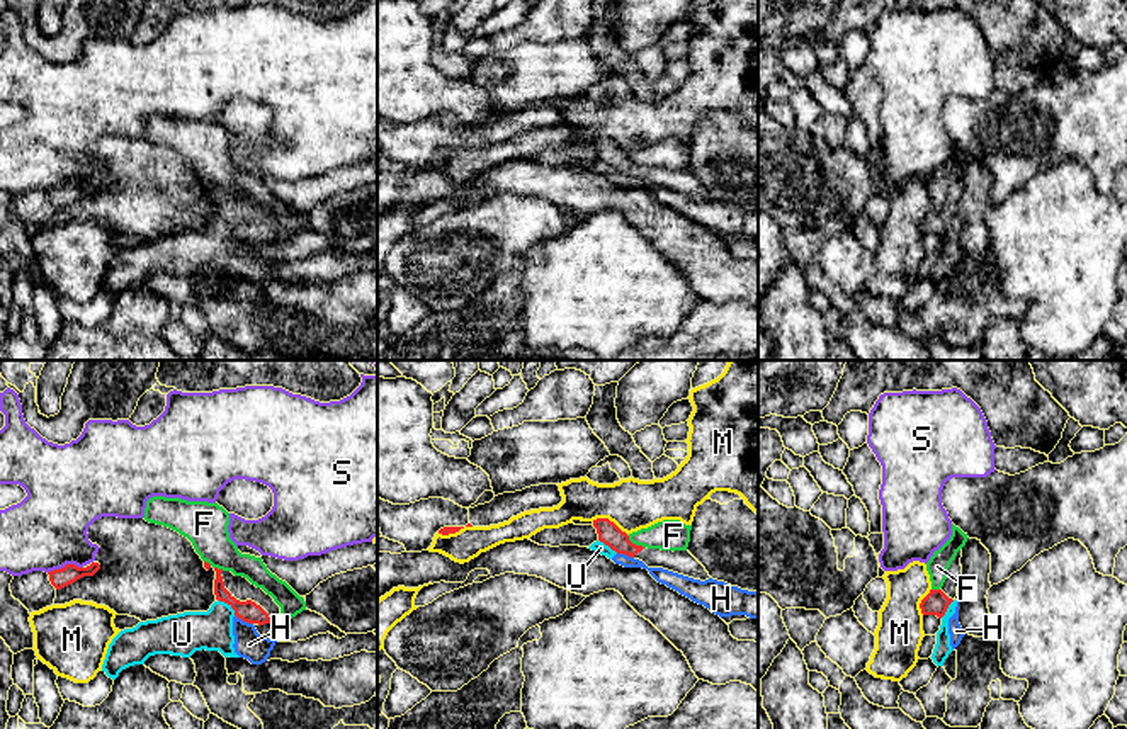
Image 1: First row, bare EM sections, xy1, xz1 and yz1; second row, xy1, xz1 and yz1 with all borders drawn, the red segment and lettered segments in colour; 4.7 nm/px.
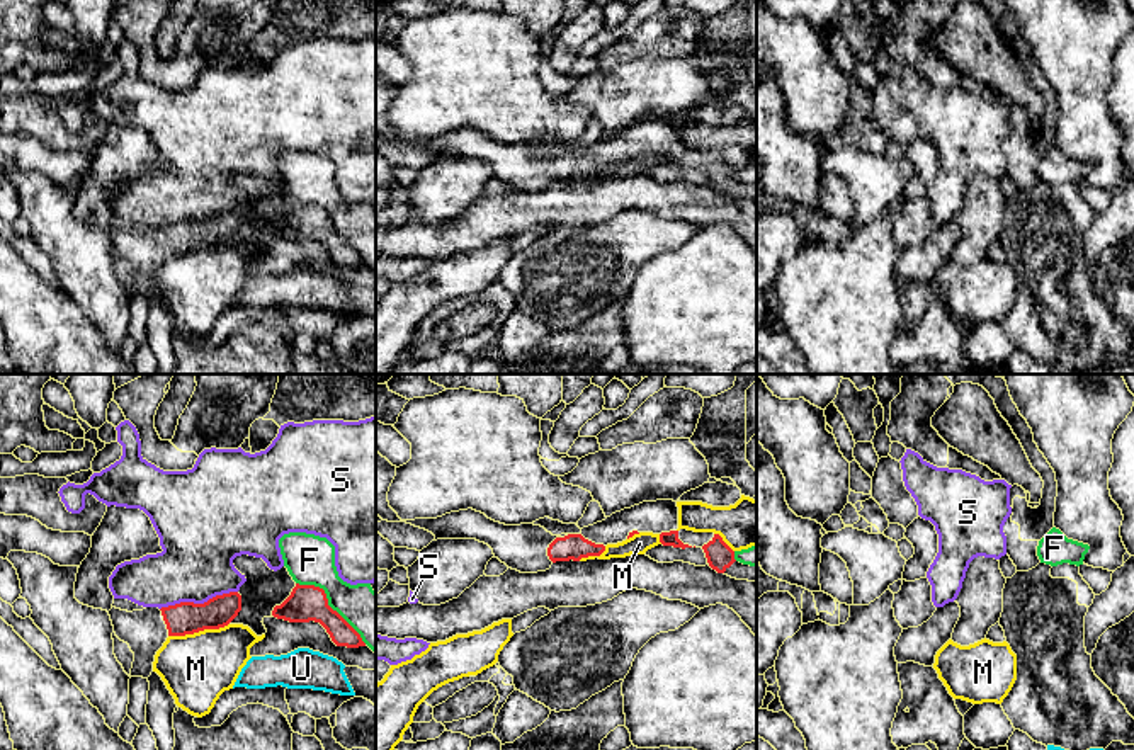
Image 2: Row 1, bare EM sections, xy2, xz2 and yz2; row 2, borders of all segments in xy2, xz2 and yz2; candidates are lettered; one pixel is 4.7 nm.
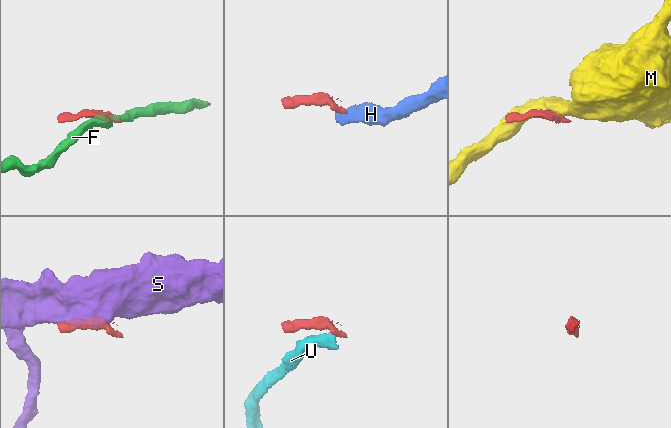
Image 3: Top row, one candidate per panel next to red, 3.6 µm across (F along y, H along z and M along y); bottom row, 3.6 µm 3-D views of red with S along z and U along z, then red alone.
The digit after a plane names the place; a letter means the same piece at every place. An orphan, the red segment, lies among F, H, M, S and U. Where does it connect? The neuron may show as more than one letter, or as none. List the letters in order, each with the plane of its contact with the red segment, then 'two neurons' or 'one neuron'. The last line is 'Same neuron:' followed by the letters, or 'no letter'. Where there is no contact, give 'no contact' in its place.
F: meets red in xy2; two neurons
H: meets red in xy1; two neurons
M: meets red in xy2; two neurons
S: meets red in xy2; two neurons
U: meets red in xy1; two neurons
Same neuron: no letter

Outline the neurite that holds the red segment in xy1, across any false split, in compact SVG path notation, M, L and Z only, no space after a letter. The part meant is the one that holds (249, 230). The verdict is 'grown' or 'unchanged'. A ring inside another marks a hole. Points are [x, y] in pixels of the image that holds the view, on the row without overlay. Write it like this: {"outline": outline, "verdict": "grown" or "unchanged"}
{"outline": "M214 187L216 219L228 223L238 238L253 245L277 243L280 226L262 207L257 207L243 195Z", "verdict": "grown"}

